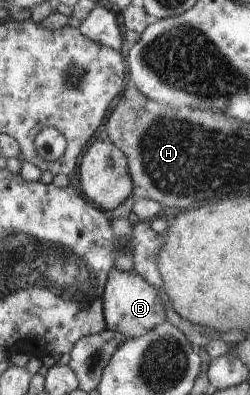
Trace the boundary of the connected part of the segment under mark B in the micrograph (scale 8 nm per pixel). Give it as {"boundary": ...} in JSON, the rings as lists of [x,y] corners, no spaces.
{"boundary":[[[113,267],[108,274],[103,291],[103,316],[108,330],[114,330],[127,338],[138,337],[152,331],[167,319],[158,283],[149,284],[135,270],[119,270]]]}

